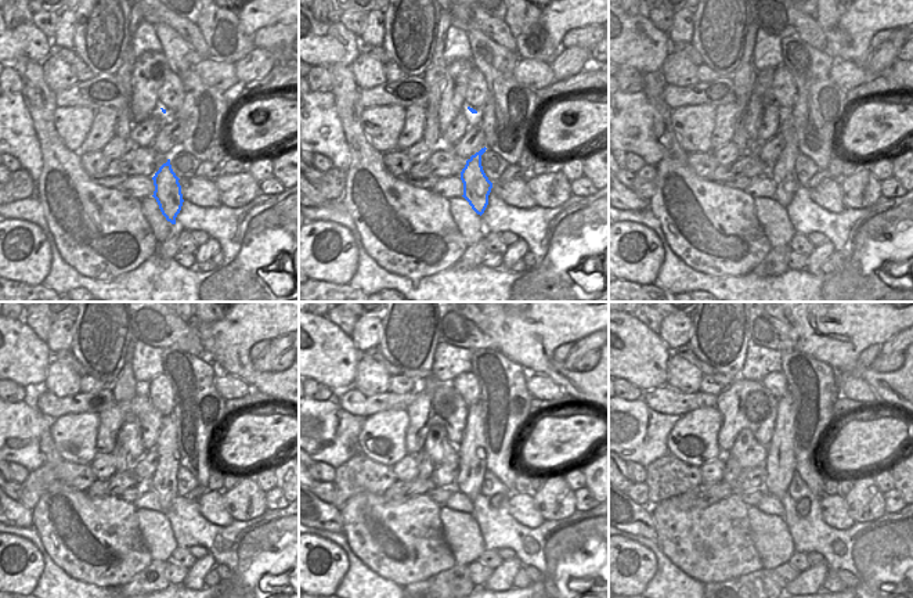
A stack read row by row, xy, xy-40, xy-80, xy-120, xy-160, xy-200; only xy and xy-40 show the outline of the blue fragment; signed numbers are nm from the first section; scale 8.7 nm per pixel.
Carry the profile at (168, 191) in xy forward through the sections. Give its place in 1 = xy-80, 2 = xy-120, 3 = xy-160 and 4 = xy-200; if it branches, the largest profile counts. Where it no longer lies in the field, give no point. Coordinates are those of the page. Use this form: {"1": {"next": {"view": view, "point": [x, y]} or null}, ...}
{"1": {"next": {"view": "xy-80", "point": [782, 172]}}, "2": {"next": {"view": "xy-120", "point": [163, 482]}}, "3": {"next": {"view": "xy-160", "point": [471, 456]}}, "4": {"next": {"view": "xy-200", "point": [780, 463]}}}

